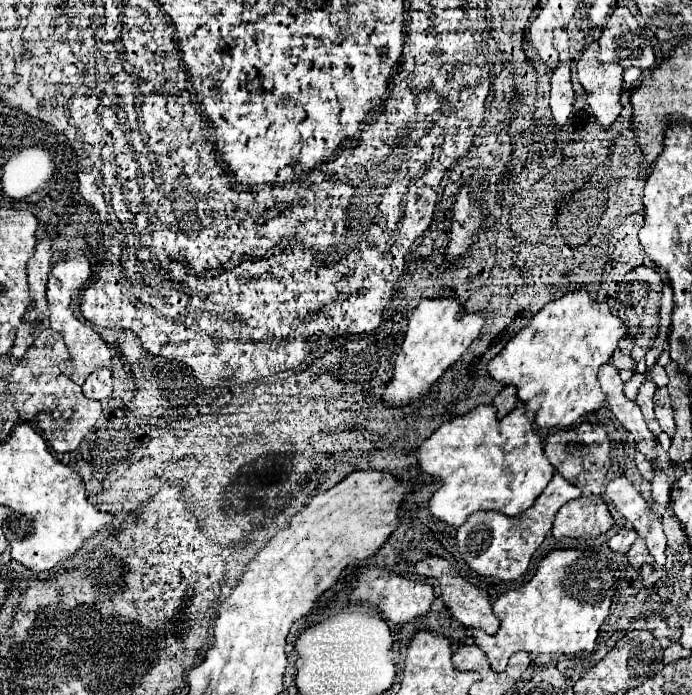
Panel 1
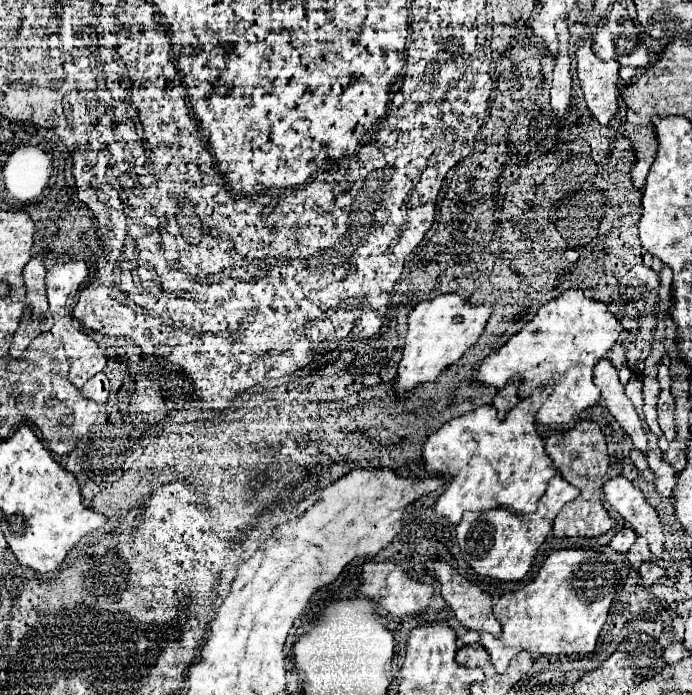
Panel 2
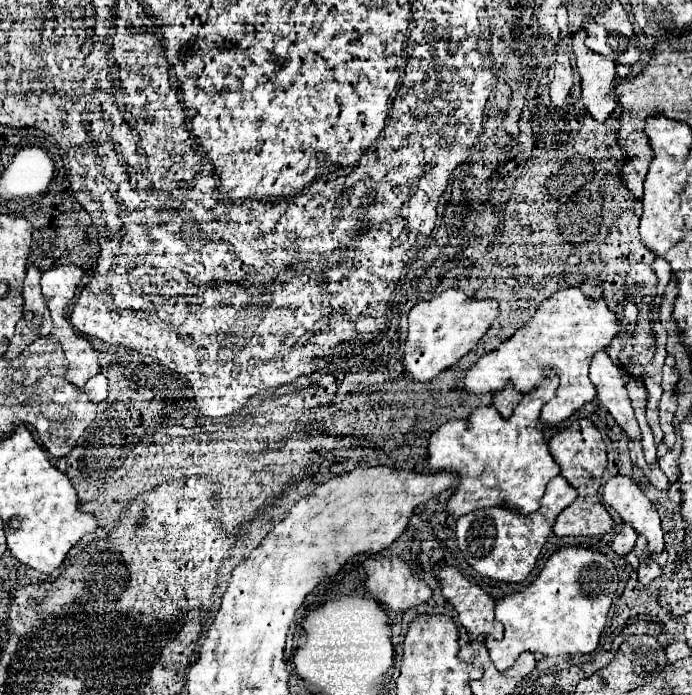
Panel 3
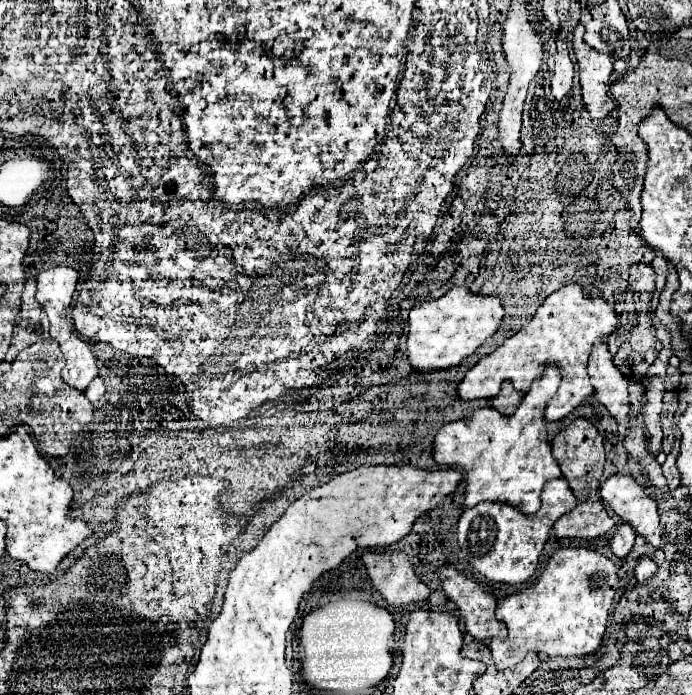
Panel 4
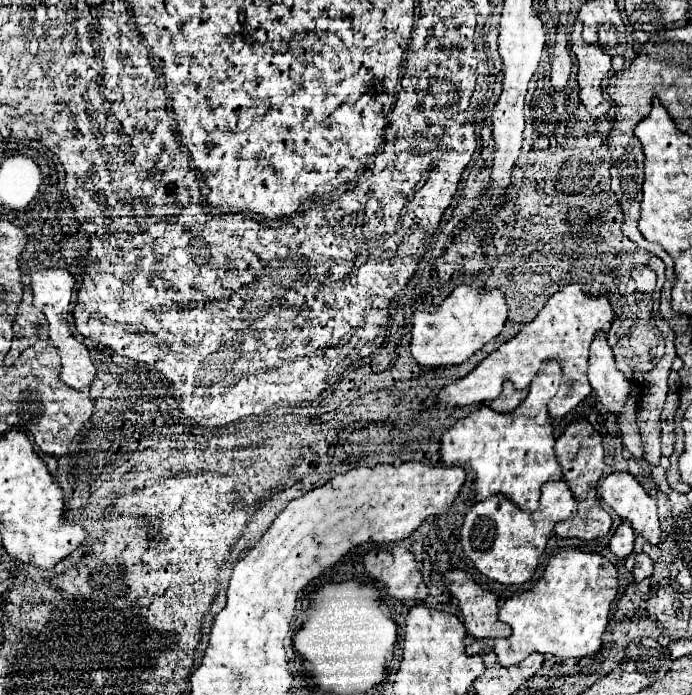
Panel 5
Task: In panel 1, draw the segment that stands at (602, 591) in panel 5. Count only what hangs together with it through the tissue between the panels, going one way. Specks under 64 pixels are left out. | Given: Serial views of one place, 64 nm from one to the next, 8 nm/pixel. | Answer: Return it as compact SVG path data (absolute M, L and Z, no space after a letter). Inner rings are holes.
M604 548L554 550L540 562L532 582L502 594L494 602L494 614L500 620L500 630L494 636L486 634L484 630L474 630L474 644L486 652L494 672L504 672L508 658L518 650L532 654L592 652L596 646L598 630L608 616L612 596L618 588L618 584L614 582L632 578L640 578L640 572L628 564L628 558L624 554L610 550L604 552ZM624 566L628 568L628 578L624 576Z

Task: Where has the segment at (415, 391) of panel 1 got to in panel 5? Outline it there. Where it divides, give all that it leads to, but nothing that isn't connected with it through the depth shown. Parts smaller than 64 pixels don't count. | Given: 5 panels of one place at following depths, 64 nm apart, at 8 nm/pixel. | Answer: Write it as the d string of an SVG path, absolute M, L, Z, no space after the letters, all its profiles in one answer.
M456 286L436 312L416 312L412 326L412 356L420 366L450 366L466 362L486 342L494 340L508 318L508 306L500 290Z

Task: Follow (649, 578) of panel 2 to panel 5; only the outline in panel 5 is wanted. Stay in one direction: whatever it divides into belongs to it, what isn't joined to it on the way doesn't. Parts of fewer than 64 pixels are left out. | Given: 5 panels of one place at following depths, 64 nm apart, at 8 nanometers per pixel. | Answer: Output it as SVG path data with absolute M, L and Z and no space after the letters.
M638 554L632 574L634 574L636 582L642 582L644 578L648 578L652 574L652 560L646 554Z

